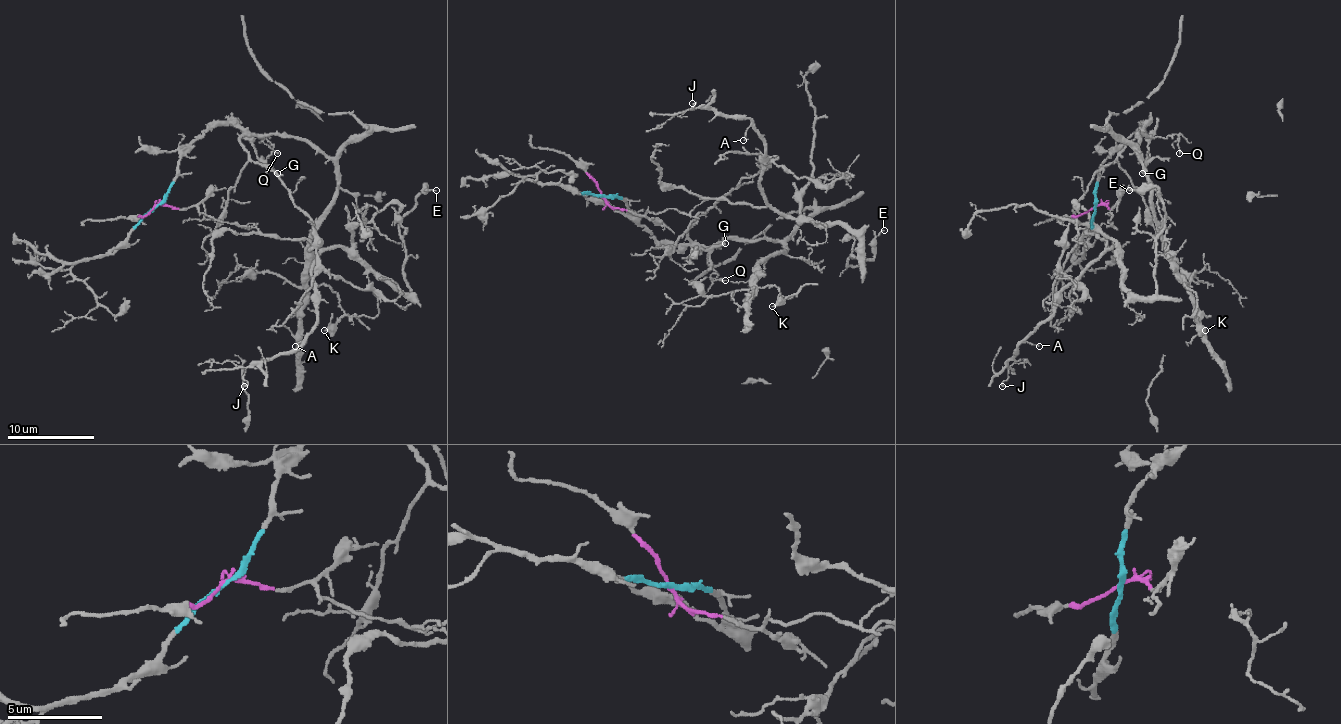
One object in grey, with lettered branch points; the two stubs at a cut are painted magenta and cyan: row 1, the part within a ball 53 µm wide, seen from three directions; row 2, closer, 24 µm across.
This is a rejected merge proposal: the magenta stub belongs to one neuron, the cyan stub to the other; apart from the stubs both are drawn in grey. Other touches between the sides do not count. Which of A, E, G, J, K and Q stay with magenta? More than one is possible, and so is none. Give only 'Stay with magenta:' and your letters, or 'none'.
Stay with magenta: A, E, J

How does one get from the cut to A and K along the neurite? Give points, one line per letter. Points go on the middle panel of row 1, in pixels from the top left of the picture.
A: (604, 195), (610, 206), (643, 214), (691, 212), (713, 199), (765, 206), (765, 141), (749, 128), (743, 141)
K: (604, 195), (658, 240), (776, 238), (784, 251), (758, 266), (756, 284), (791, 297), (771, 306)

